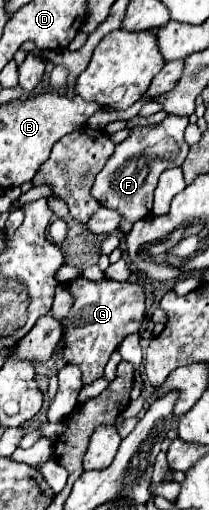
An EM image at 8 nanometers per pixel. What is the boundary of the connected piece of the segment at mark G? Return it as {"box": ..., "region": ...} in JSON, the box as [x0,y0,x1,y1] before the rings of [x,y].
{"box":[56,278,146,384],"region":[[[76,278],[68,282],[68,290],[74,298],[66,318],[56,318],[64,330],[64,360],[74,364],[82,372],[82,384],[90,384],[104,374],[104,366],[118,344],[140,330],[146,318],[146,296],[138,282],[116,282],[116,280],[86,280]]]}

